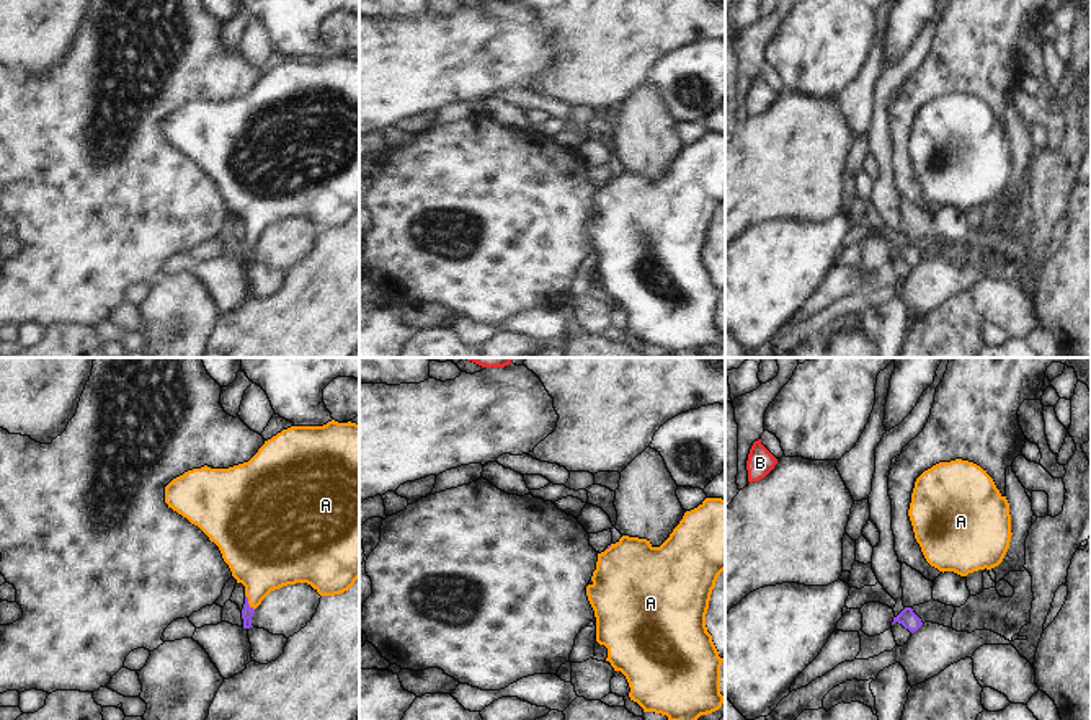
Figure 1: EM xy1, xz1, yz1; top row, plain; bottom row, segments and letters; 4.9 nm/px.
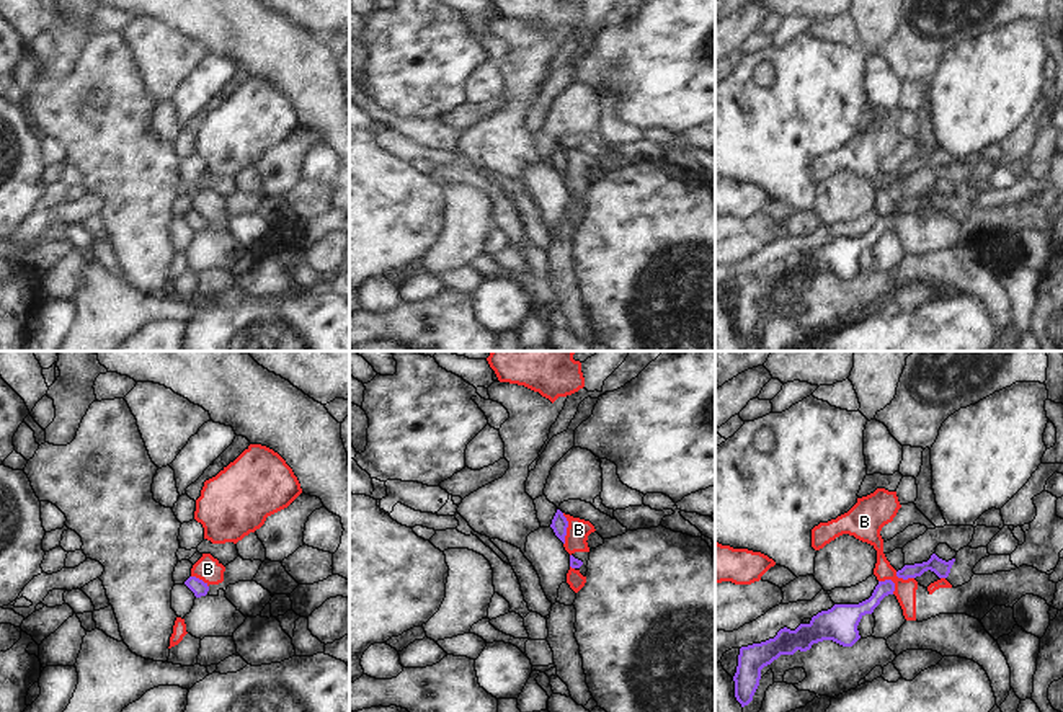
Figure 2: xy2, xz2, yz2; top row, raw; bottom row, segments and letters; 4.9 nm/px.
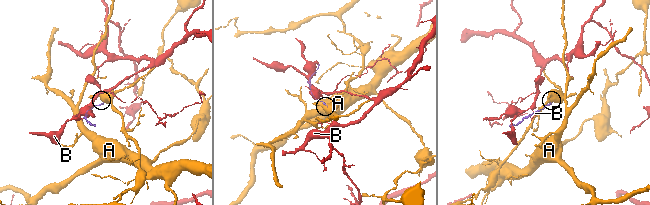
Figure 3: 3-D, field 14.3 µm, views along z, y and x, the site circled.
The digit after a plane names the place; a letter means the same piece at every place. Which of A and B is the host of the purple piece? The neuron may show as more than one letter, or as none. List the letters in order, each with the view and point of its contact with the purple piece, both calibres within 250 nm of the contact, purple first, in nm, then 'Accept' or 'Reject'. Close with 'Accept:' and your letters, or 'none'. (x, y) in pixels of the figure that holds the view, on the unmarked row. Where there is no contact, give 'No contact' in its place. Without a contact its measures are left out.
A: Touches purple at xy1 (247, 237). Thickness 60 nm (purple) against 360 nm. Accept
B: Touches purple at xz2 (565, 164). Thickness 80 nm (purple) against 110 nm. Reject
Accept: A

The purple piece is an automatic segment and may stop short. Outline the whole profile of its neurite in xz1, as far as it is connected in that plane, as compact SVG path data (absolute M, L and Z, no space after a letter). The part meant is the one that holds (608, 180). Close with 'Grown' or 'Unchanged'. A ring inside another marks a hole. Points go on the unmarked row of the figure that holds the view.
M706 132L697 142L686 145L670 171L653 181L650 175L622 170L616 178L598 188L588 235L596 251L596 276L608 282L606 296L621 305L630 322L629 331L643 346L668 351L668 356L694 358L701 349L722 341L720 300L724 292L706 261L706 248L719 209L725 204L725 134Z. Grown

